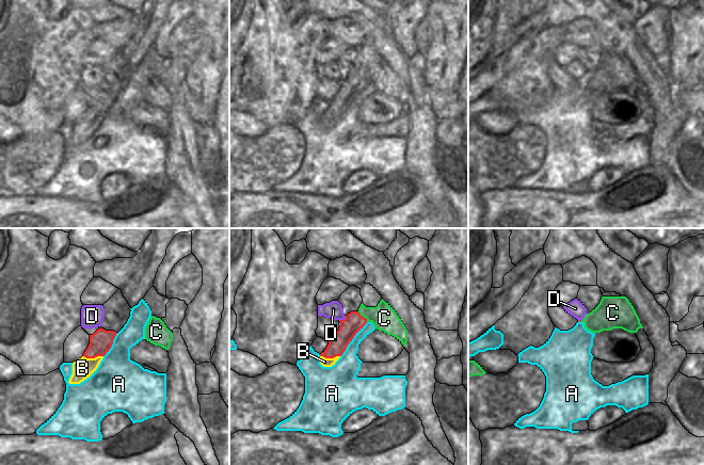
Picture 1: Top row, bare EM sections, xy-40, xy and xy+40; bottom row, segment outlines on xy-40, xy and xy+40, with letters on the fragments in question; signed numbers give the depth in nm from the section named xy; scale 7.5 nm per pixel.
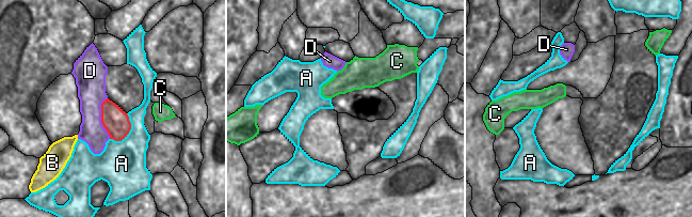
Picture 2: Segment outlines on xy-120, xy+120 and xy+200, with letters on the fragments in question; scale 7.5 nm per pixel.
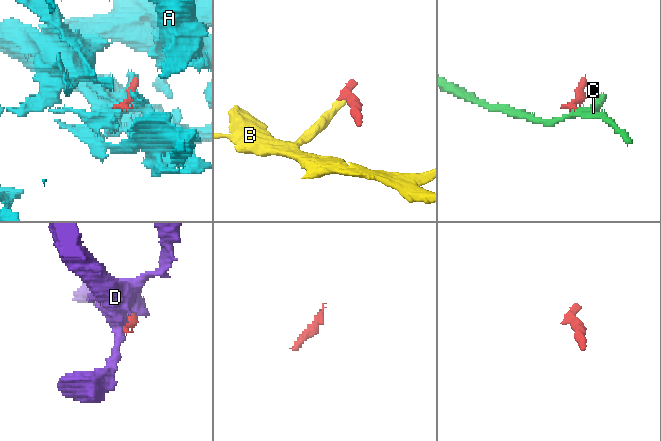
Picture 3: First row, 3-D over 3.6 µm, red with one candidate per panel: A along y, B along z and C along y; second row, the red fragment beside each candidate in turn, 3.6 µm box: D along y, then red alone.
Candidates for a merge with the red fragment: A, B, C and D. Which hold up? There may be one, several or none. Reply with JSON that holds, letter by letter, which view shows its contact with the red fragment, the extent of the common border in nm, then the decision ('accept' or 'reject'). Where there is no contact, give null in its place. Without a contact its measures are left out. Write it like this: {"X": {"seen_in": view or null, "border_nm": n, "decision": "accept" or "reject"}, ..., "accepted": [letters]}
{"A": {"seen_in": "xy", "border_nm": 340, "decision": "reject"}, "B": {"seen_in": "xy-40", "border_nm": 150, "decision": "reject"}, "C": {"seen_in": "xy", "border_nm": 110, "decision": "reject"}, "D": {"seen_in": "xy", "border_nm": 70, "decision": "reject"}, "accepted": []}

